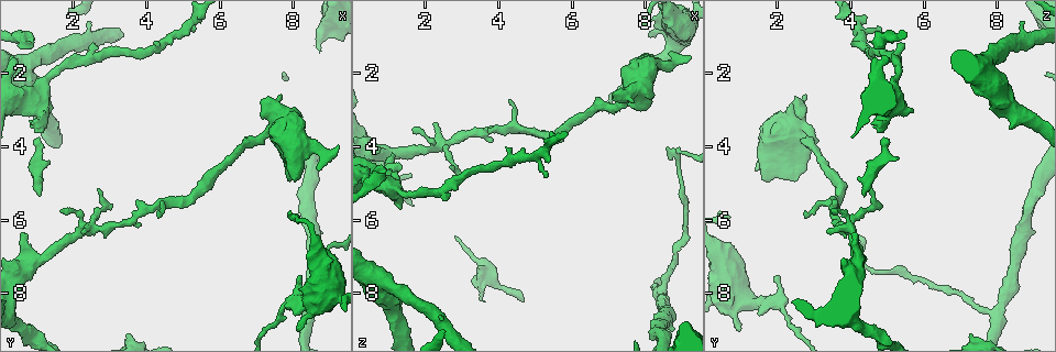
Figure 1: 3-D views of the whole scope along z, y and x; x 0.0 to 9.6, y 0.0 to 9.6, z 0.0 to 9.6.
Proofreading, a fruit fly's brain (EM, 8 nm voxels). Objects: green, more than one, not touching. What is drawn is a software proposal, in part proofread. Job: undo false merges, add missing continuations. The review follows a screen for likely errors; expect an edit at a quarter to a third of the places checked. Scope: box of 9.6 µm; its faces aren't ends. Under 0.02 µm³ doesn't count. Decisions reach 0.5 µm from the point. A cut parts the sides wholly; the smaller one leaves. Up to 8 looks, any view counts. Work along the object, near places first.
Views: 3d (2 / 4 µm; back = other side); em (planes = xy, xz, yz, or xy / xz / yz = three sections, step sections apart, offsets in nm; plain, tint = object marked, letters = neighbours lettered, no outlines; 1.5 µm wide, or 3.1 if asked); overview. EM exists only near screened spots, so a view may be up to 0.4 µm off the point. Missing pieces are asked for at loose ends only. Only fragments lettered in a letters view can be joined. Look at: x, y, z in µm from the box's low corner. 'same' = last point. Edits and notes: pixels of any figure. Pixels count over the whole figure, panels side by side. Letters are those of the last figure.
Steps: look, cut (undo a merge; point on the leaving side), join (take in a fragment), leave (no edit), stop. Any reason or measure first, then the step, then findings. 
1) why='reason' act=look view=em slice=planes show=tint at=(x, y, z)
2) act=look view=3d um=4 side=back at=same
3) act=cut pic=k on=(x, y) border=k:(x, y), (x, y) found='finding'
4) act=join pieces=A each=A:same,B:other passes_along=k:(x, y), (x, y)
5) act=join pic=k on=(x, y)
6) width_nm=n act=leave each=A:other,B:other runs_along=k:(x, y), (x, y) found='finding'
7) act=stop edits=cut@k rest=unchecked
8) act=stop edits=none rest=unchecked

why='an open end' act=look view=3d um=2 at=(8.15, 7.50, 1.95)

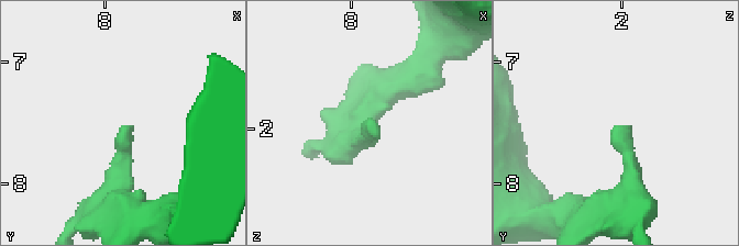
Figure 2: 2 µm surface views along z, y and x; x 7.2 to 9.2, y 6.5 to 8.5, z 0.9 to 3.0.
why='need the tissue' act=look view=em slice=planes show=letters at=(8.20, 7.50, 1.94)

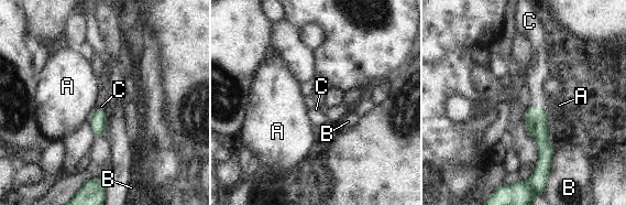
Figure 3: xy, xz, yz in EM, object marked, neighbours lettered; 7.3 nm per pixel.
longest_contact=B:220nm act=join pieces=C each=A:other,B:other,C:same found='it goes on there'

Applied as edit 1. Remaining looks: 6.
act=look view=overview

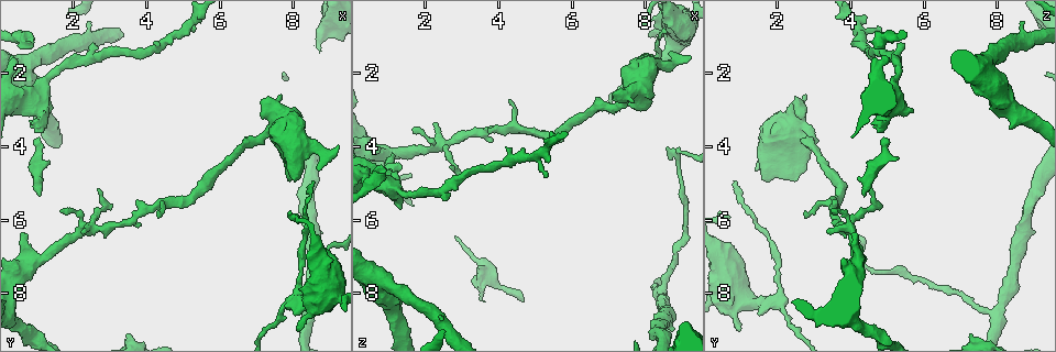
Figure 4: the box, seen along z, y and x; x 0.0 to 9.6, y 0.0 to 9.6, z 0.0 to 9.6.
why='an open end' act=look view=3d um=2 at=(0.75, 6.35, 4.05)

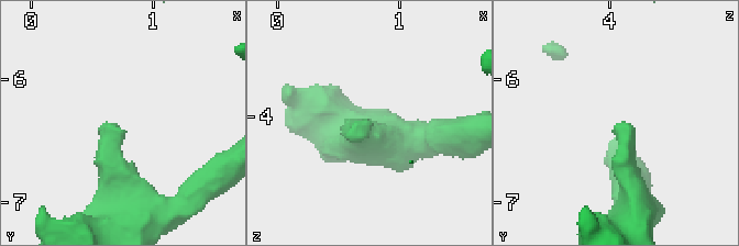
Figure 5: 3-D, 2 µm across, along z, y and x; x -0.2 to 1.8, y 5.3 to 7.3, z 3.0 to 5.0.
act=look view=em slice=planes show=plain at=(0.70, 6.38, 4.08)

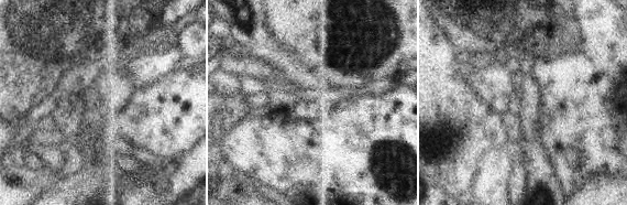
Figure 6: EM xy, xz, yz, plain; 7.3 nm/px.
act=look view=em slice=planes show=letters at=same

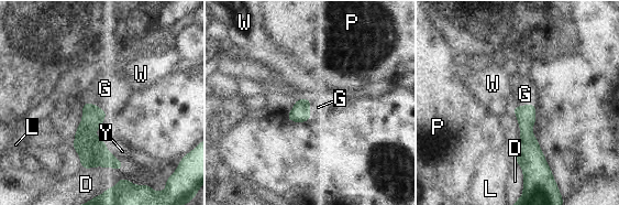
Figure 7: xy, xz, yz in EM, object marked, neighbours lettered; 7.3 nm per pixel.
longest_contact=D:320nm act=join pieces=G each=D:other,G:same,L:other,P:other,W:other,Y:other passes_along=7:(92, 116), (96, 106), (104, 88) found='the neuron continues'

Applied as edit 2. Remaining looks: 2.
act=stop edits=join@3,join@7 rest=unchecked

